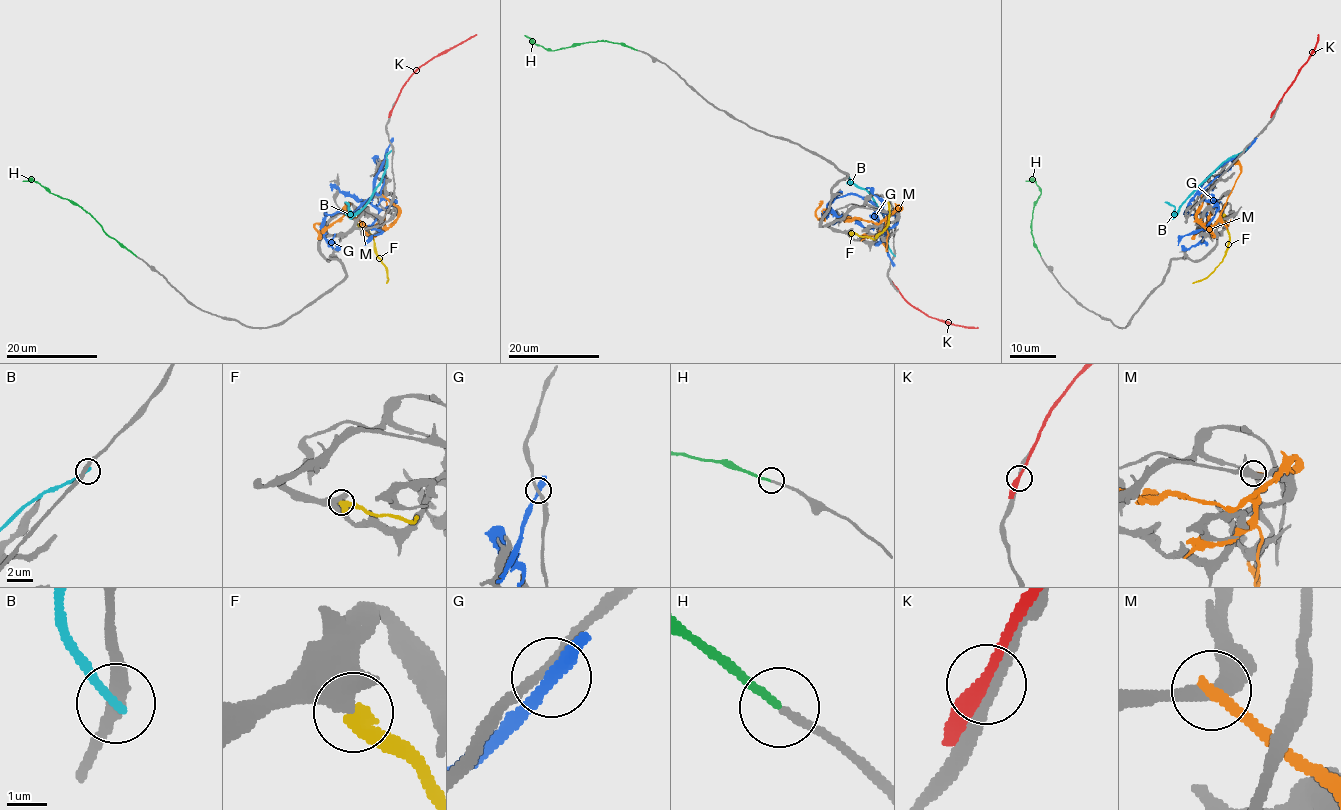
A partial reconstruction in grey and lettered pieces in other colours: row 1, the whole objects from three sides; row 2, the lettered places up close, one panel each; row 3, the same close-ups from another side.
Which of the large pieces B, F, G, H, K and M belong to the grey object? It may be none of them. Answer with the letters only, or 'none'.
H

